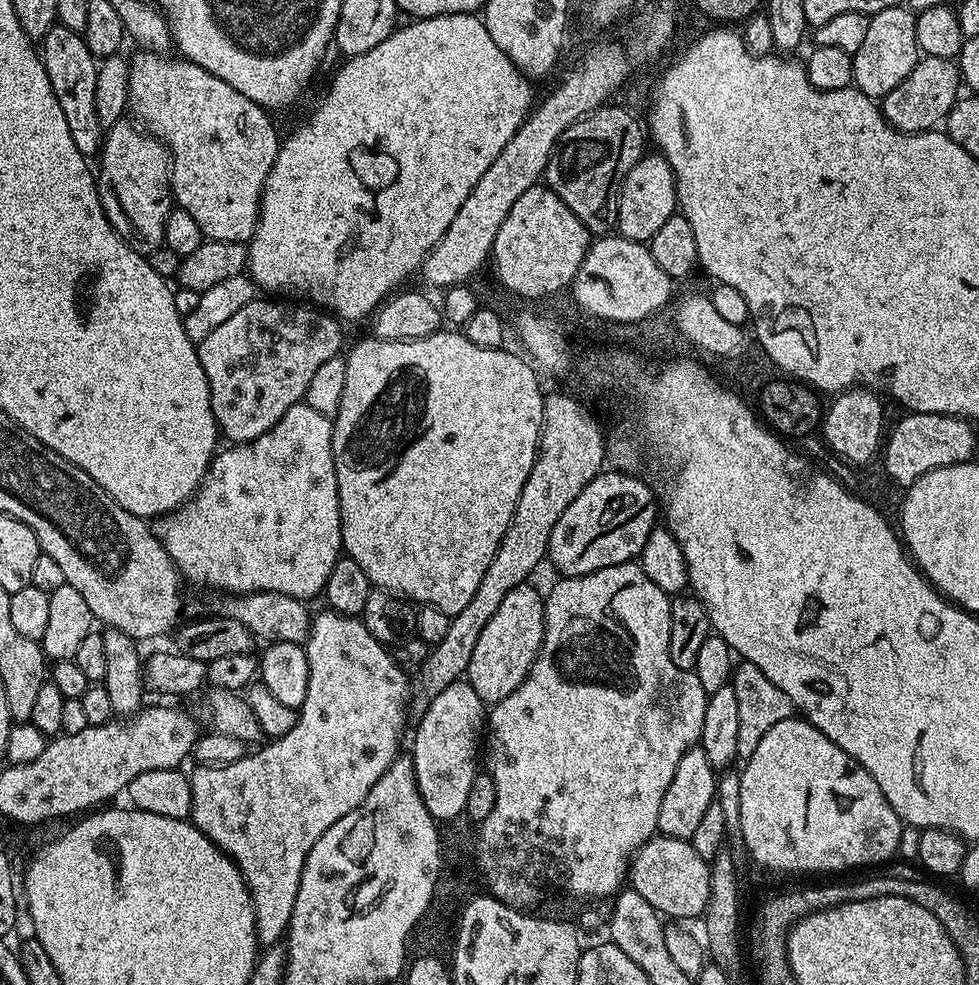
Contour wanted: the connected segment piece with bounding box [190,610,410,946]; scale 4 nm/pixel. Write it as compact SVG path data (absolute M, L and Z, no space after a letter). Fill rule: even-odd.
M323 610L312 616L312 625L308 628L308 638L304 644L306 662L310 666L310 676L308 689L306 690L306 702L298 709L296 724L285 736L277 736L271 742L249 751L238 762L229 764L217 764L215 766L196 766L190 772L192 782L192 815L191 823L196 825L210 842L219 846L226 855L240 868L240 873L244 875L244 881L248 884L248 889L252 895L252 905L254 906L254 918L256 919L256 939L261 945L281 943L285 939L288 931L288 923L294 914L294 898L298 898L298 886L302 878L302 866L318 838L338 822L338 818L346 818L350 810L354 810L370 794L374 782L386 774L386 770L397 758L400 748L400 735L404 732L404 712L410 700L410 680L404 671L392 661L392 653L385 645L379 644L366 630L363 619L346 616L342 612L335 610Z

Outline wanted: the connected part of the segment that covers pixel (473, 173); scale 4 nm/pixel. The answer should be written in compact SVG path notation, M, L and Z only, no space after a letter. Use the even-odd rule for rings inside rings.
M459 12L458 14L450 14L449 16L431 16L428 20L417 19L415 22L408 22L403 26L397 27L387 38L386 42L378 42L378 46L374 46L374 50L366 50L366 54L358 54L357 56L345 59L344 65L336 72L336 77L332 80L332 85L328 88L328 93L324 96L324 101L316 108L316 113L309 118L308 124L304 124L289 140L285 139L281 143L274 166L270 170L270 174L264 183L264 193L260 196L260 217L256 223L256 229L251 240L247 241L248 250L248 267L247 275L251 276L253 282L256 283L257 289L266 291L268 294L275 294L280 298L295 298L300 302L307 302L309 305L315 306L321 310L327 310L331 315L339 318L341 321L360 320L363 316L371 317L373 313L379 309L385 300L389 299L390 294L395 293L401 287L400 284L412 271L419 269L424 263L424 259L430 254L430 250L442 238L442 234L446 234L446 230L450 230L450 222L454 222L454 214L458 214L458 210L462 210L462 202L466 202L466 198L470 198L470 190L474 190L474 186L478 186L478 178L482 178L482 174L486 174L486 170L490 170L490 162L494 162L494 158L498 158L498 154L502 154L502 146L506 146L506 142L510 142L510 138L517 130L523 126L524 121L530 115L530 109L533 107L532 88L529 77L518 70L518 66L510 60L506 54L502 54L502 50L498 50L498 45L494 42L494 38L490 38L490 30L486 30L483 19L479 15L471 12Z

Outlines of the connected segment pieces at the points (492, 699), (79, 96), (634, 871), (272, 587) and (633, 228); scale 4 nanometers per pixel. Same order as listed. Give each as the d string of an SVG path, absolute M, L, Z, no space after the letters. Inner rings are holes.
M531 583L519 584L506 598L502 598L502 606L498 606L498 611L490 622L486 622L486 627L482 634L478 634L478 643L474 645L474 654L470 654L470 666L466 673L466 681L474 688L478 698L484 701L485 705L497 704L506 694L518 690L518 686L526 678L538 650L542 646L544 637L544 596L536 588L531 588Z
M57 22L42 39L42 59L50 86L54 86L58 106L62 106L62 114L66 114L66 123L70 125L74 143L84 156L95 157L102 147L102 125L98 110L94 108L94 82L98 82L97 57L88 49L81 33Z
M653 836L636 851L630 861L631 891L642 894L642 898L646 898L646 902L650 902L650 906L661 917L671 918L676 922L688 922L684 920L691 916L704 916L711 894L710 878L709 861L703 860L689 841L669 836Z
M303 402L290 406L278 422L266 434L254 438L248 444L232 444L228 449L217 451L213 456L208 472L204 475L196 493L185 504L181 504L175 512L169 512L157 519L154 531L166 554L176 563L181 577L192 584L201 584L204 588L225 588L228 594L246 592L277 592L290 594L294 598L308 602L311 596L319 597L326 586L326 578L330 578L330 570L334 570L334 562L342 555L342 522L340 521L340 499L338 498L338 478L334 470L334 450L332 449L332 420L318 414L314 406Z
M645 154L626 174L626 178L620 187L618 198L618 218L616 228L619 235L638 240L651 242L654 234L658 234L659 228L666 222L666 218L677 215L676 203L676 179L670 162L659 154Z

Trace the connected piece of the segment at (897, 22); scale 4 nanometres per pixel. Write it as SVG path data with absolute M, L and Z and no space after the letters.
M908 6L887 8L881 12L873 12L868 16L866 35L862 46L852 53L852 84L862 94L873 98L882 98L914 70L914 66L922 59L918 46L918 30L916 29L916 12Z

